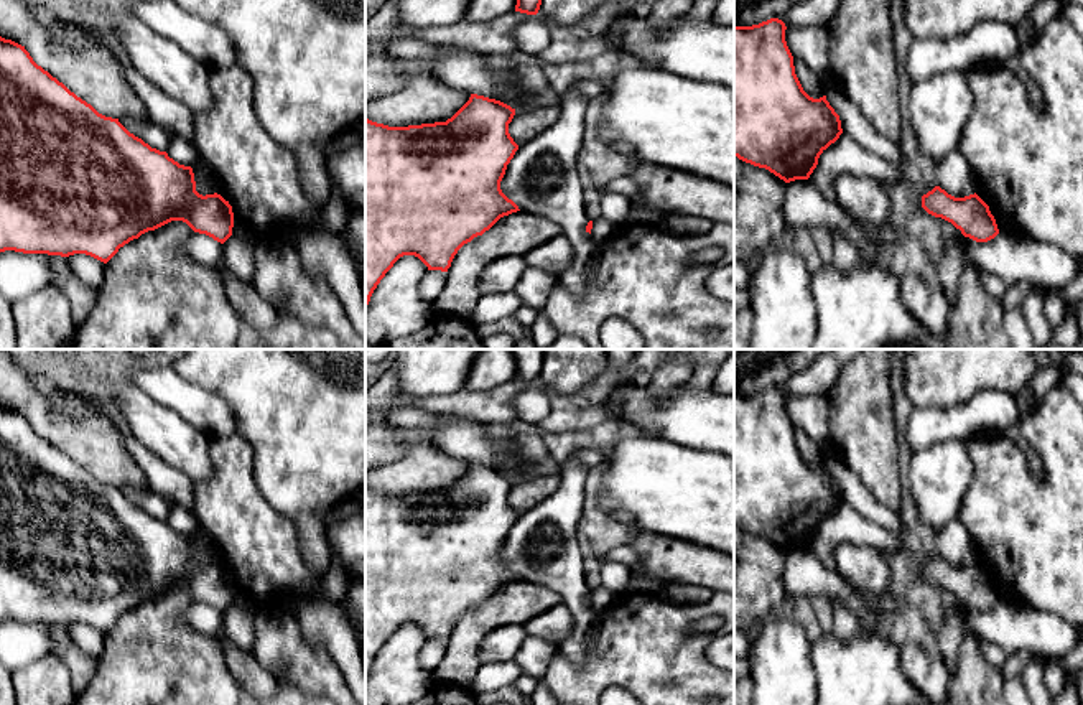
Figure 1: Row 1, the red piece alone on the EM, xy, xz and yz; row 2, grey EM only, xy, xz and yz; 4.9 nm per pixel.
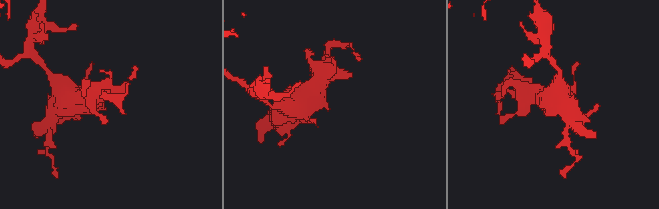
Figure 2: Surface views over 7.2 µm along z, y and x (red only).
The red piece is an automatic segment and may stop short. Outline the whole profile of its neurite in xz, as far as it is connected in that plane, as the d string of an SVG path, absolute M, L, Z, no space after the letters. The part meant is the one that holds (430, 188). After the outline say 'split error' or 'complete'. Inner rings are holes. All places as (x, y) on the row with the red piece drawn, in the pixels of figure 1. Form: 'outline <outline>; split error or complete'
outline M471 94L469 100L446 122L388 127L372 122L365 115L365 306L369 305L370 296L380 280L400 257L415 255L428 267L428 270L448 272L454 255L464 244L471 242L477 236L482 236L500 217L520 211L518 206L500 189L500 181L505 175L507 165L518 150L518 145L509 133L509 124L512 122L514 115L515 109L510 105L477 94Z; complete

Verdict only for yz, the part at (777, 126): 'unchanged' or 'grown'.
unchanged

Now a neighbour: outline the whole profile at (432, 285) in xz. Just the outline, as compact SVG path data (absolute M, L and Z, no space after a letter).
M428 270L418 285L421 300L433 303L443 293L448 280L448 272Z

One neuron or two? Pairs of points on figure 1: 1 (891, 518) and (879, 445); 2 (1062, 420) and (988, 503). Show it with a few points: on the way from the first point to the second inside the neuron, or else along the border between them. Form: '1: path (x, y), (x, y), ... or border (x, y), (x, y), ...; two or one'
1: border (861, 481), (881, 503), (896, 511); two
2: path (1062, 453), (1062, 478), (1037, 503), (1021, 503); one

